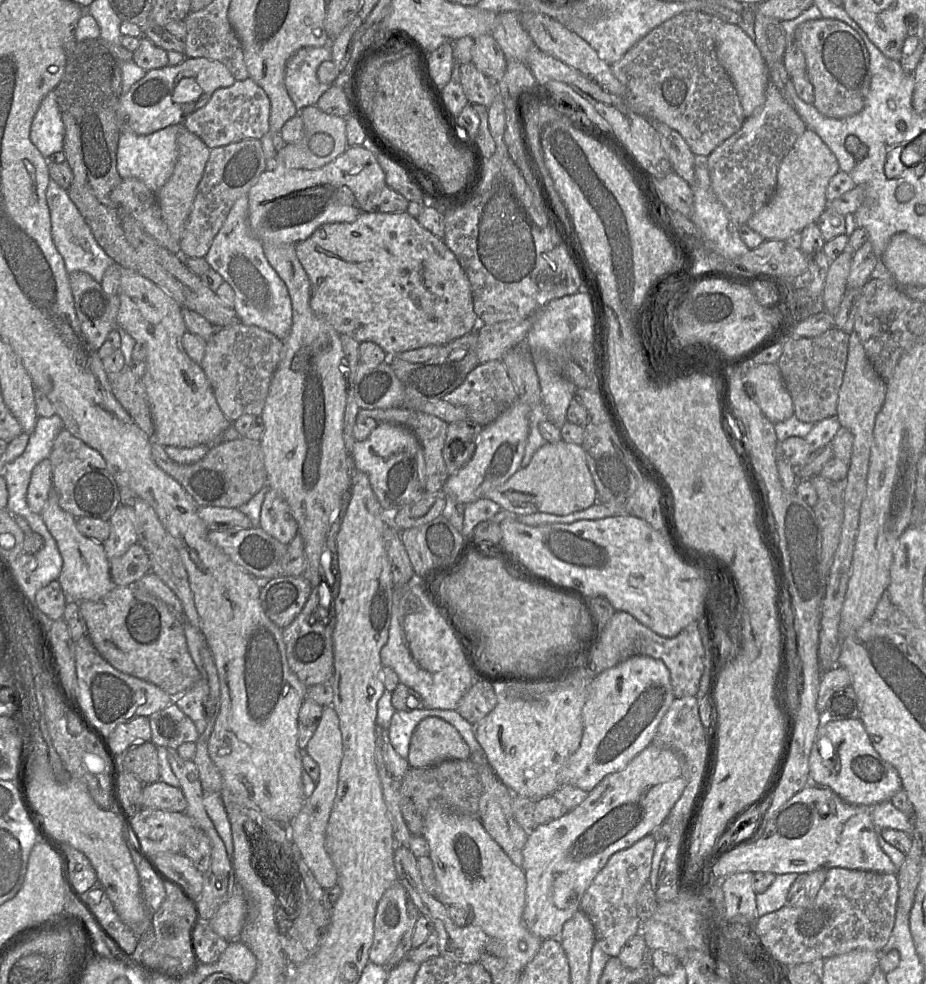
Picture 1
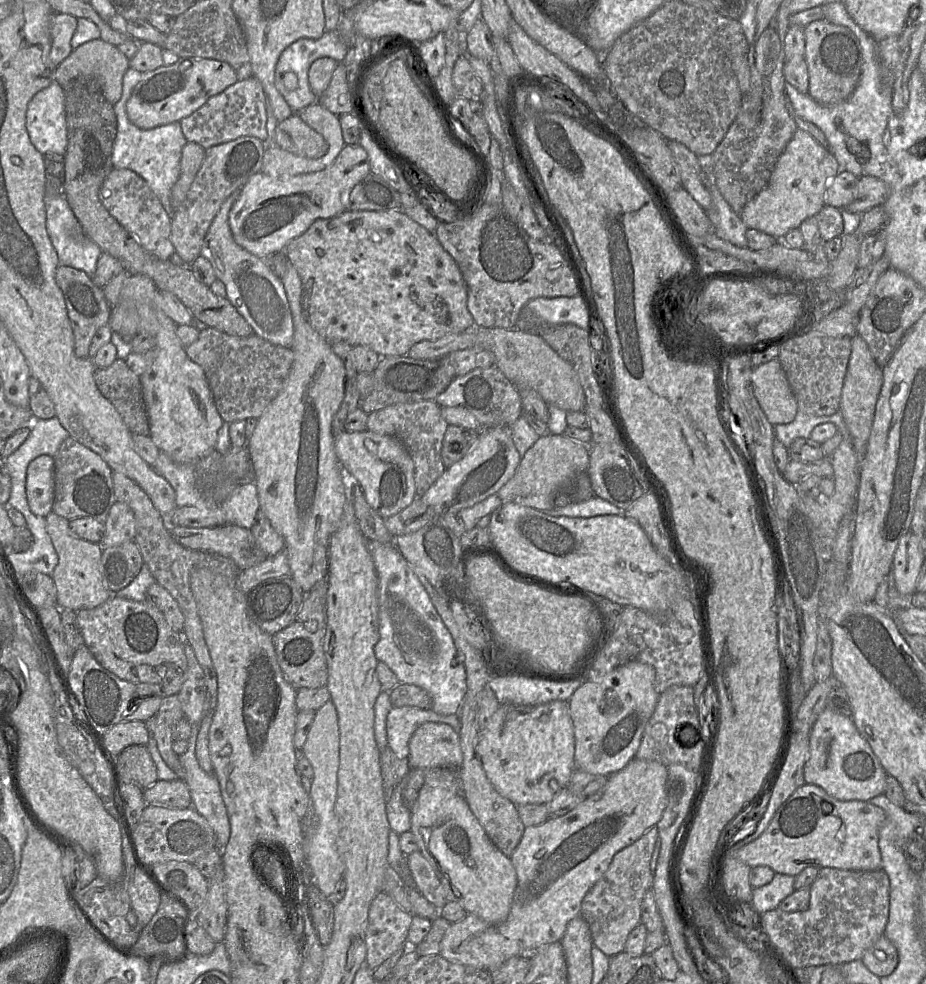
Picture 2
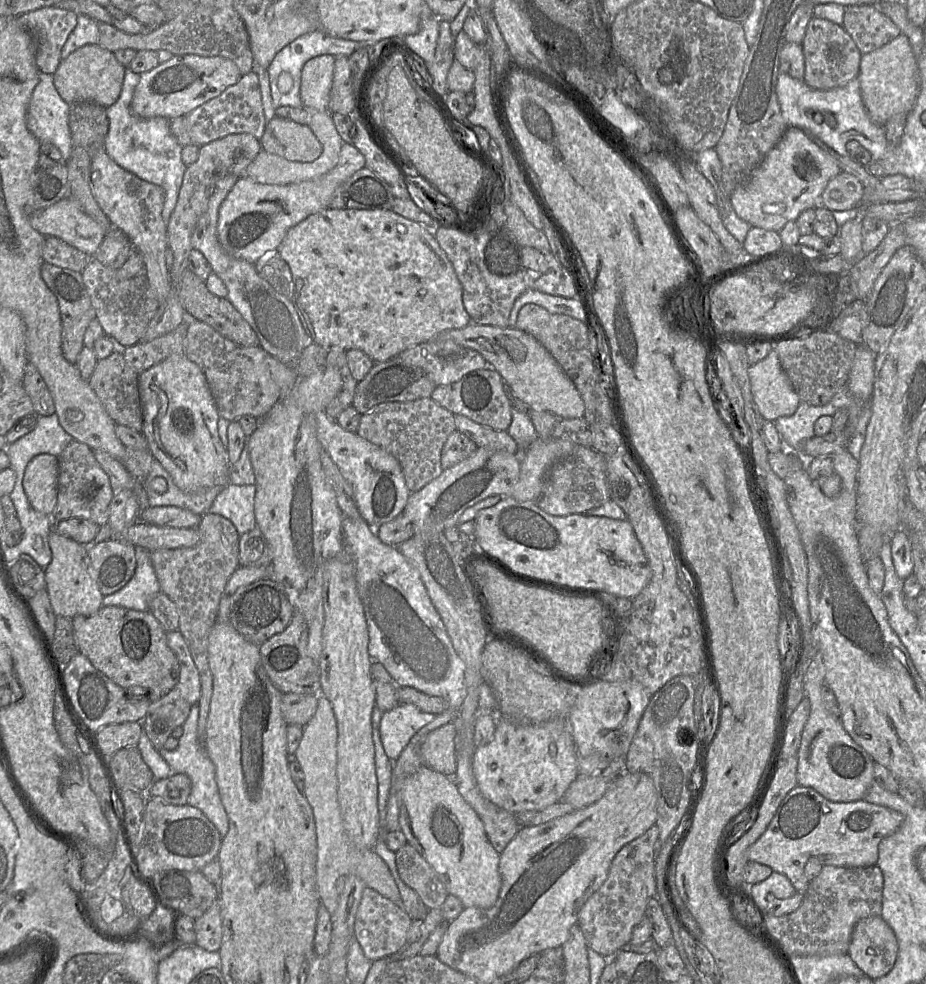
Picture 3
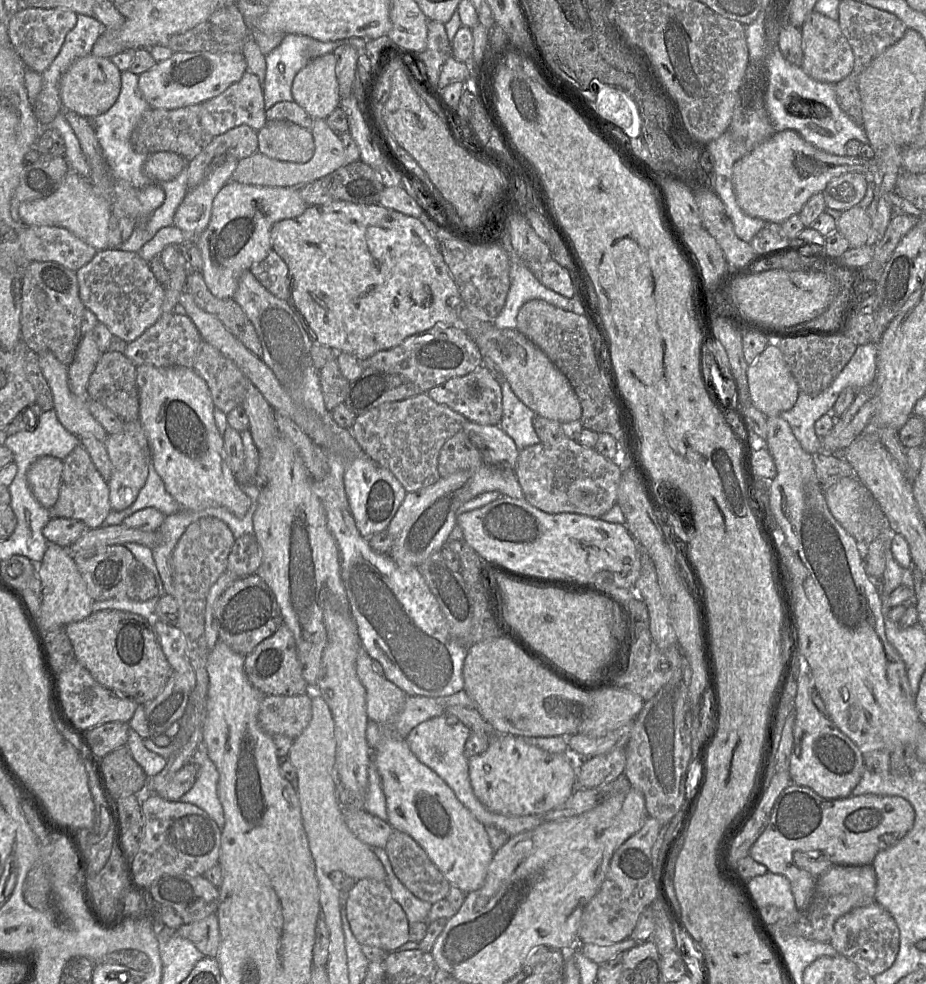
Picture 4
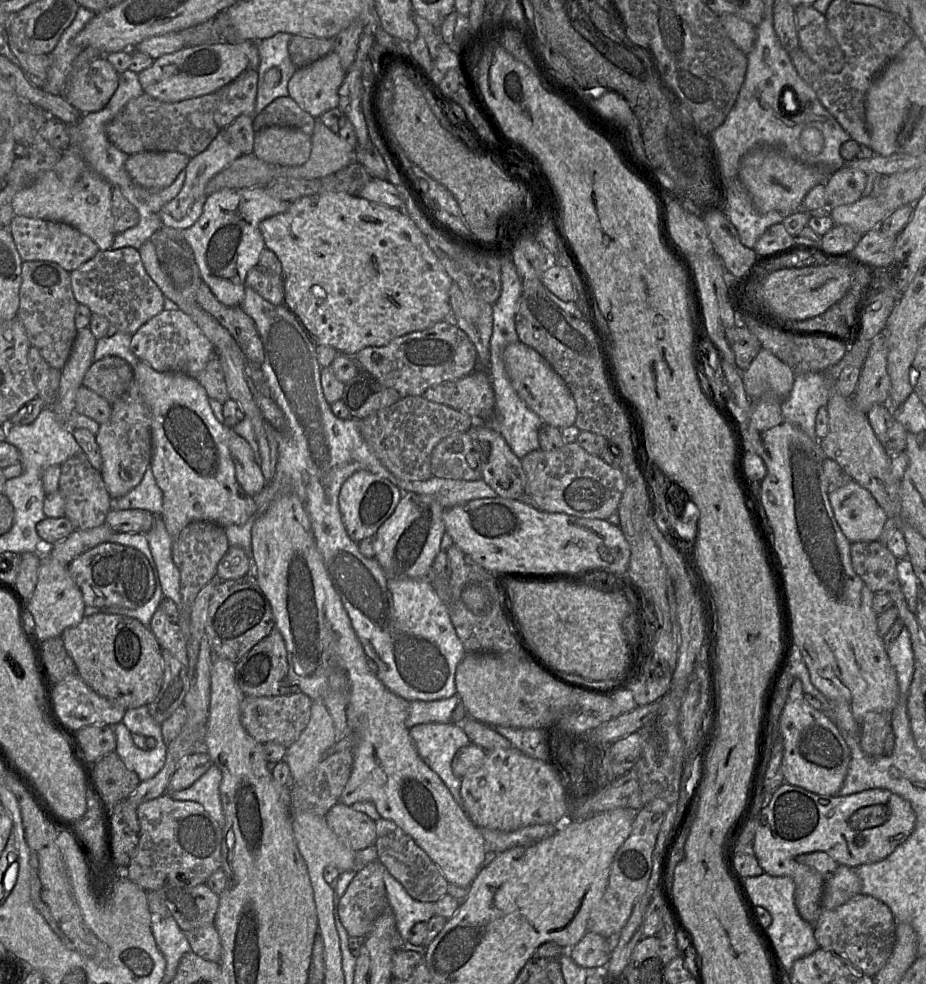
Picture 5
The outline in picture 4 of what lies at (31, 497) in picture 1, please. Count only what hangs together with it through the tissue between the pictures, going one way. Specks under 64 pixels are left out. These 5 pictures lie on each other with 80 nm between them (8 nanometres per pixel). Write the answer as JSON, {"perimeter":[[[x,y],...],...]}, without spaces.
{"perimeter":[[[42,456],[27,471],[27,482],[36,500],[45,508],[52,509],[59,497],[63,460]]]}

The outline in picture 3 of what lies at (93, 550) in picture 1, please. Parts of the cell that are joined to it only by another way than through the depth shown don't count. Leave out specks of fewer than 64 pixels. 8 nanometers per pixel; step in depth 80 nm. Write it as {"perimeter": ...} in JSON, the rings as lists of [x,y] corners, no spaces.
{"perimeter":[[[54,529],[49,533],[52,559],[45,568],[46,591],[56,616],[74,618],[90,616],[101,609],[104,596],[87,570],[87,547],[58,534]]]}

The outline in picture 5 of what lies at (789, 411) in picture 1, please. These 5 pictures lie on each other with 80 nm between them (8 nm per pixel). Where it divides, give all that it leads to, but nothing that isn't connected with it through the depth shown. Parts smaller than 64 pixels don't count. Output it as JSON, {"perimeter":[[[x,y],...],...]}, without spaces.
{"perimeter":[[[764,348],[743,371],[745,391],[752,401],[765,394],[773,394],[781,400],[786,398],[793,387],[794,377],[788,365]]]}

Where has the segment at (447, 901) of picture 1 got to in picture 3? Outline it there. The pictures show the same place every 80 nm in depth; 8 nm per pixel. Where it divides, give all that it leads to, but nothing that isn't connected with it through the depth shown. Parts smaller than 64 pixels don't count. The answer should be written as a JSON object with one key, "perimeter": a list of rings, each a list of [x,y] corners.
{"perimeter":[[[422,765],[400,791],[399,824],[407,843],[415,847],[431,865],[448,894],[459,898],[464,907],[488,909],[495,904],[502,884],[500,854],[489,842],[482,820],[459,793],[454,777]]]}

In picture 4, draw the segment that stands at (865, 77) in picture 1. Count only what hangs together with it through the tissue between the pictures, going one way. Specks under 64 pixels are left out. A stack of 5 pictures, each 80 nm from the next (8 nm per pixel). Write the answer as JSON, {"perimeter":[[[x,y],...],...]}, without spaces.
{"perimeter":[[[813,11],[803,23],[801,33],[804,53],[802,68],[808,76],[819,82],[837,83],[851,73],[854,54],[836,20]]]}

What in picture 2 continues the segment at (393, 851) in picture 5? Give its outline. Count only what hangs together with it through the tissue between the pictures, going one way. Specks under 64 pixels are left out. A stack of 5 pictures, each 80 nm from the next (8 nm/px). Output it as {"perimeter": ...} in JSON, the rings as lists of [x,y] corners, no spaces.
{"perimeter":[[[419,850],[406,855],[406,860],[416,889],[429,903],[442,909],[447,903],[445,889],[430,862]]]}

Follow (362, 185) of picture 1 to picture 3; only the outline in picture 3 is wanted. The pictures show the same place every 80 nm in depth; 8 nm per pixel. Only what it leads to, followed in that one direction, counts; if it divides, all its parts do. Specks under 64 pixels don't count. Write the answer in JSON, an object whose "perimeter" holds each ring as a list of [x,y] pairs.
{"perimeter":[[[344,142],[337,165],[318,178],[287,185],[271,185],[240,177],[219,209],[217,236],[223,249],[231,256],[255,263],[263,255],[277,251],[288,230],[311,214],[329,208],[336,188],[356,171],[365,167],[363,154]]]}

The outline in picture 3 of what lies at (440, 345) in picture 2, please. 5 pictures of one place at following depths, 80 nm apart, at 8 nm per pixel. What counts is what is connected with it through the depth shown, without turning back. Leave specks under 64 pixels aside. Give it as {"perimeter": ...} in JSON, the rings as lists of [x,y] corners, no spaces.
{"perimeter":[[[471,322],[469,325],[462,327],[462,328],[457,328],[457,329],[451,329],[443,332],[442,334],[439,335],[439,337],[436,338],[444,338],[447,340],[451,340],[454,343],[473,349],[480,354],[492,365],[492,367],[499,372],[499,374],[502,376],[504,379],[504,382],[509,388],[509,397],[511,400],[511,403],[513,405],[513,400],[518,399],[522,401],[523,403],[527,404],[531,409],[534,410],[543,410],[543,411],[549,411],[556,415],[558,418],[566,419],[566,418],[582,418],[584,417],[584,411],[585,411],[585,405],[583,402],[583,399],[577,390],[575,384],[573,381],[569,378],[569,376],[564,372],[564,370],[561,368],[561,366],[558,364],[558,362],[555,360],[555,358],[551,355],[551,353],[531,334],[528,334],[522,330],[517,329],[516,327],[506,327],[506,328],[501,328],[497,326],[492,326],[492,325],[481,325],[481,324],[476,324]]]}

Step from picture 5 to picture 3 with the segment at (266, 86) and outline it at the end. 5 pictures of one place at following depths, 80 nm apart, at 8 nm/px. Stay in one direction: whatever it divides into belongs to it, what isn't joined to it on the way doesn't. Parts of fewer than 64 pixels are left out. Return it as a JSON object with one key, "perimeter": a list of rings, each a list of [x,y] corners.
{"perimeter":[[[321,29],[303,34],[283,47],[270,63],[268,70],[271,88],[272,103],[274,108],[280,106],[302,107],[300,97],[301,72],[304,64],[319,55],[350,56],[362,45],[359,42],[332,37]]]}

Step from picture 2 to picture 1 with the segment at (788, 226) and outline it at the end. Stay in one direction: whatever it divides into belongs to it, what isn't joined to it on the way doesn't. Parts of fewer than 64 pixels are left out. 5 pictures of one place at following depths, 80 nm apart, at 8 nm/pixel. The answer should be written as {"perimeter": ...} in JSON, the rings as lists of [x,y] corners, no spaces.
{"perimeter":[[[806,129],[779,166],[772,198],[746,225],[765,240],[785,241],[790,235],[801,233],[806,226],[816,223],[826,209],[827,186],[839,171],[838,161],[832,151],[815,132]]]}

